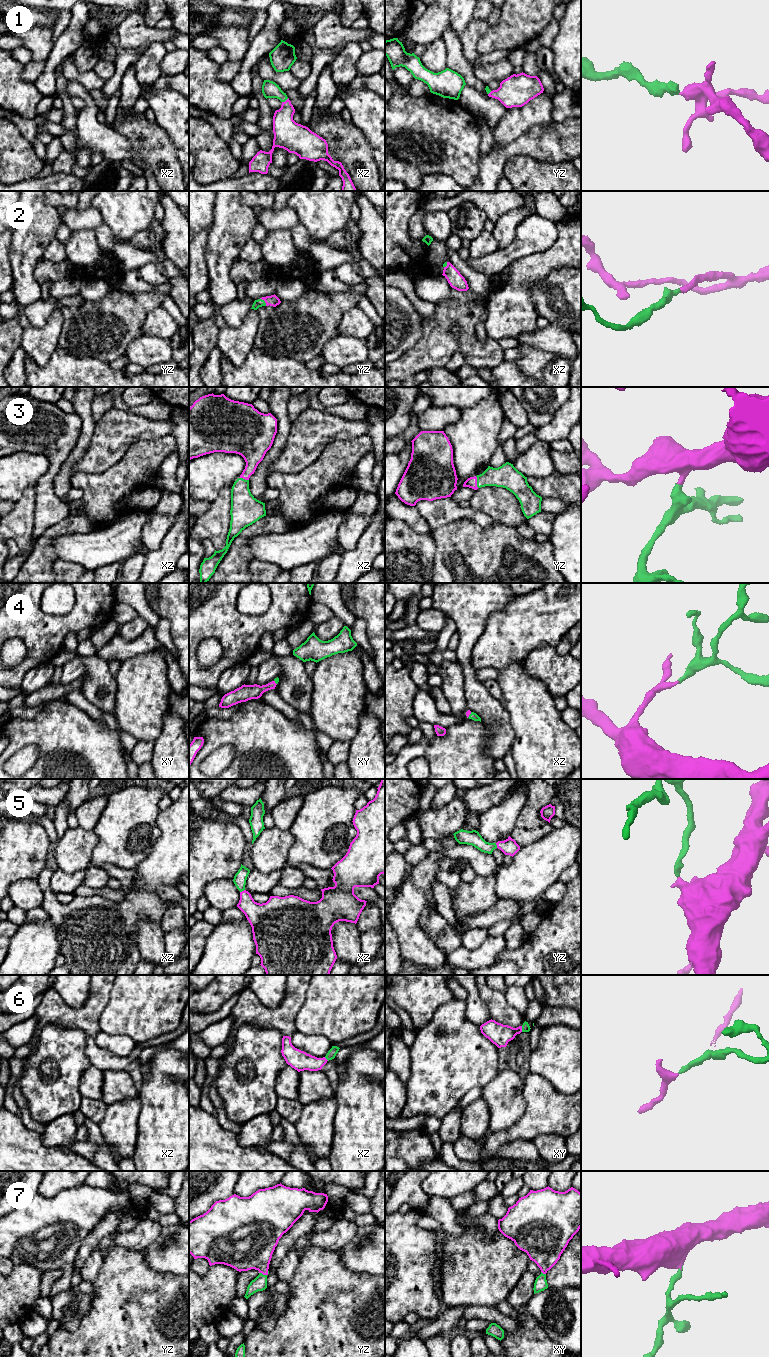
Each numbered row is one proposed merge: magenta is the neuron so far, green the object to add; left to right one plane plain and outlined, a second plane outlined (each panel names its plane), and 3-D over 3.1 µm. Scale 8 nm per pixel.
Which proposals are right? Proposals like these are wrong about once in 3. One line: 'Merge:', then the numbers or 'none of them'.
Merge: 1, 2, 3, 4, 5, 6, 7

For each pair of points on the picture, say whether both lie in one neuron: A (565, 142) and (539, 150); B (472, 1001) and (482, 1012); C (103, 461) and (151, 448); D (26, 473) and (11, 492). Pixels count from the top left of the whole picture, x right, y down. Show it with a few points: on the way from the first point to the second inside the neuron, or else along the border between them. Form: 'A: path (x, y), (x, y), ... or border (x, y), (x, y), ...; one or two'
A: path (559, 142), (545, 144); one
B: path (474, 1004), (479, 1009); one
C: border (140, 440), (134, 441), (118, 461), (104, 470); two
D: path (21, 478), (12, 487); one

